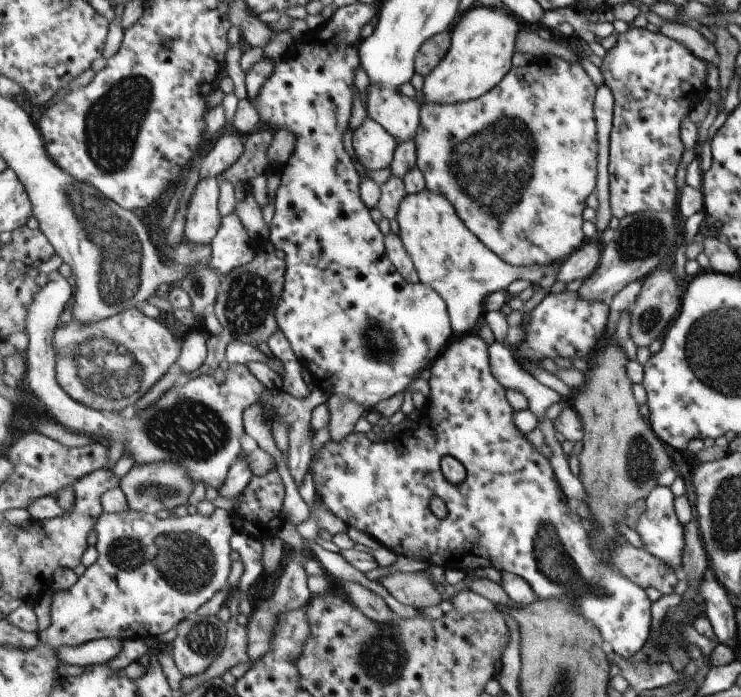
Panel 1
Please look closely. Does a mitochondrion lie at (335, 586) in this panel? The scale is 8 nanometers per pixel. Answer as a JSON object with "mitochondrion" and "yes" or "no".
{"mitochondrion":"no"}

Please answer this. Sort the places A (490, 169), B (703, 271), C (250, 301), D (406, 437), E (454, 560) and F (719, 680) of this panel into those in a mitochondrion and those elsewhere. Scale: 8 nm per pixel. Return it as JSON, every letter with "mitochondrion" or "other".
{"A":"mitochondrion","B":"other","C":"mitochondrion","D":"other","E":"other","F":"other"}

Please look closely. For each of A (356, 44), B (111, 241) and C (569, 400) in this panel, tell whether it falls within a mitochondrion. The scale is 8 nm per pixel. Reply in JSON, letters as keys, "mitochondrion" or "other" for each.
{"A":"other","B":"mitochondrion","C":"other"}

